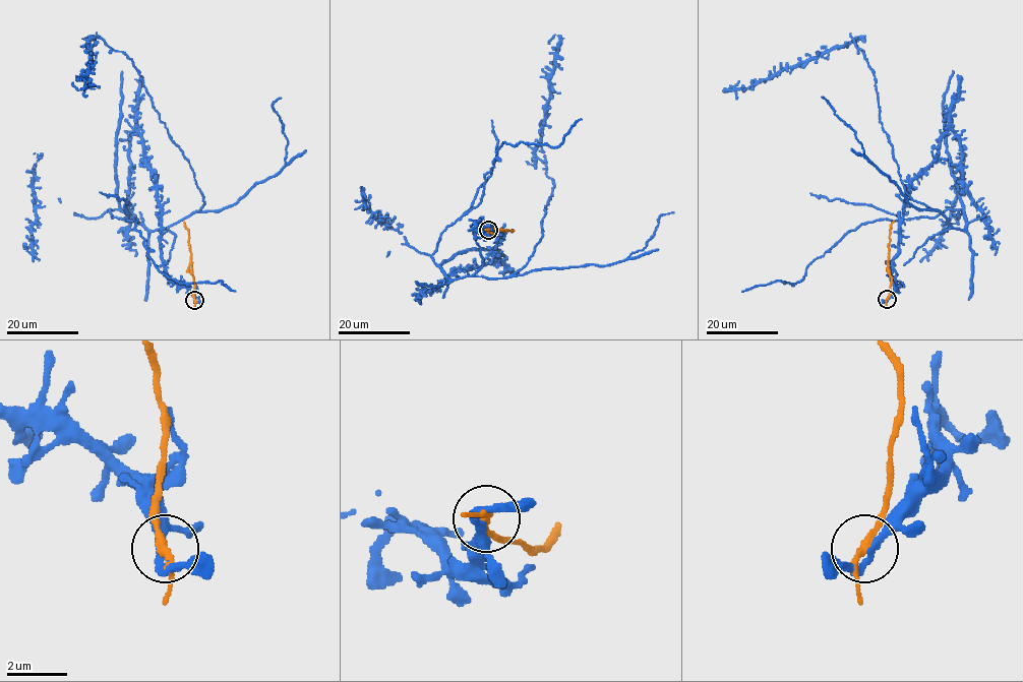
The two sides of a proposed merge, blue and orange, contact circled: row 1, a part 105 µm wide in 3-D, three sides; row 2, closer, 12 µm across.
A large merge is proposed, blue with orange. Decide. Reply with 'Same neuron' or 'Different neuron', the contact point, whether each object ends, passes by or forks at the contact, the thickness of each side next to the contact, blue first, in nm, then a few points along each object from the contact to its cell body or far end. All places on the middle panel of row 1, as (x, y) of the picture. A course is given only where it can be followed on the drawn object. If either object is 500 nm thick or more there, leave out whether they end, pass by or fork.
Different neuron. Place: (488, 230). At the ring blue passes by. At the ring orange passes by. Thickness 240 nm (blue) against 220 nm. Course of blue: (487, 231), (474, 222), (501, 234), (498, 254), (434, 288), (503, 277), (541, 241), (549, 44). Course of orange: (487, 231), (493, 234), (500, 230), (512, 232)

